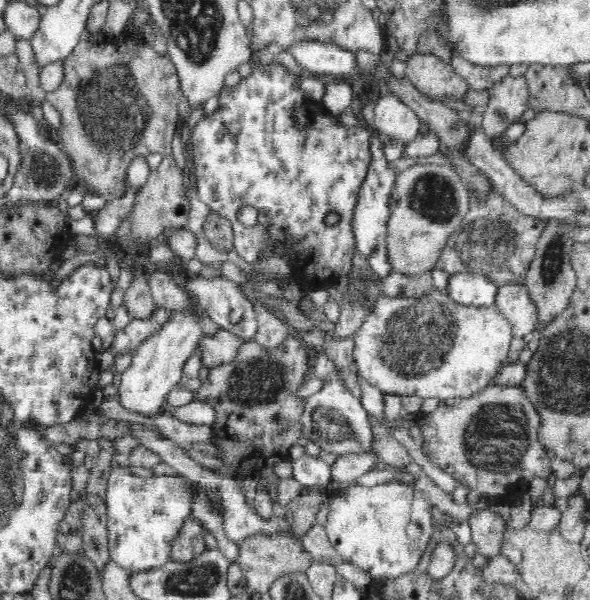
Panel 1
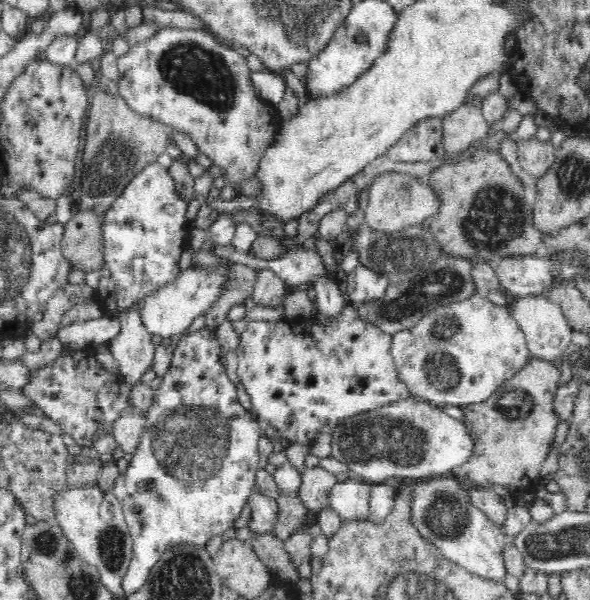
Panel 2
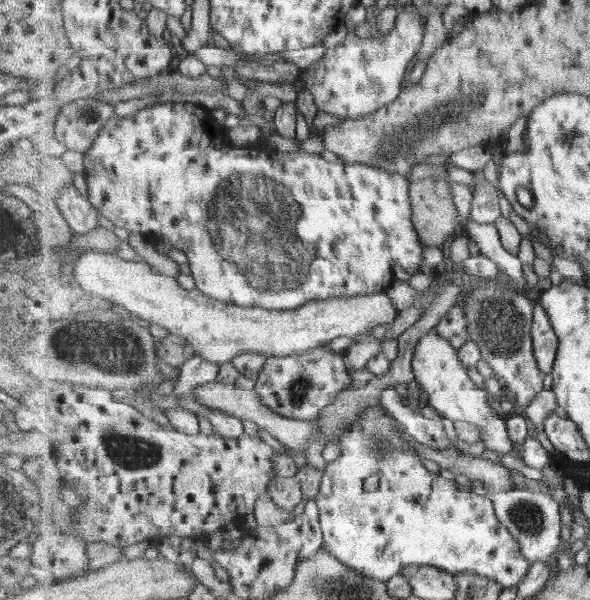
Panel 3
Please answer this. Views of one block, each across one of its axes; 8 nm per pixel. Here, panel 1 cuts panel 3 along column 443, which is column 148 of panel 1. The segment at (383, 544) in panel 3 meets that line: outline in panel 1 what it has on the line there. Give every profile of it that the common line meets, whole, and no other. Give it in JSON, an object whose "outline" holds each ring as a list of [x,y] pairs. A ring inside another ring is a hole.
{"outline":[[[117,467],[108,476],[105,502],[109,556],[128,572],[152,570],[171,560],[172,543],[192,510],[192,494],[180,475],[142,478]]]}

